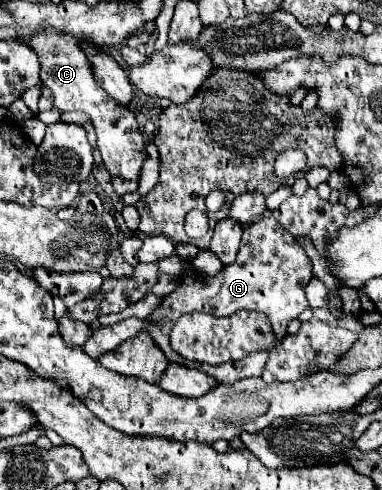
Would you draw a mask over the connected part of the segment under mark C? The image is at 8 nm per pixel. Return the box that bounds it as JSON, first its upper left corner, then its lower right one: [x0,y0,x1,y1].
[17,29,147,179]

